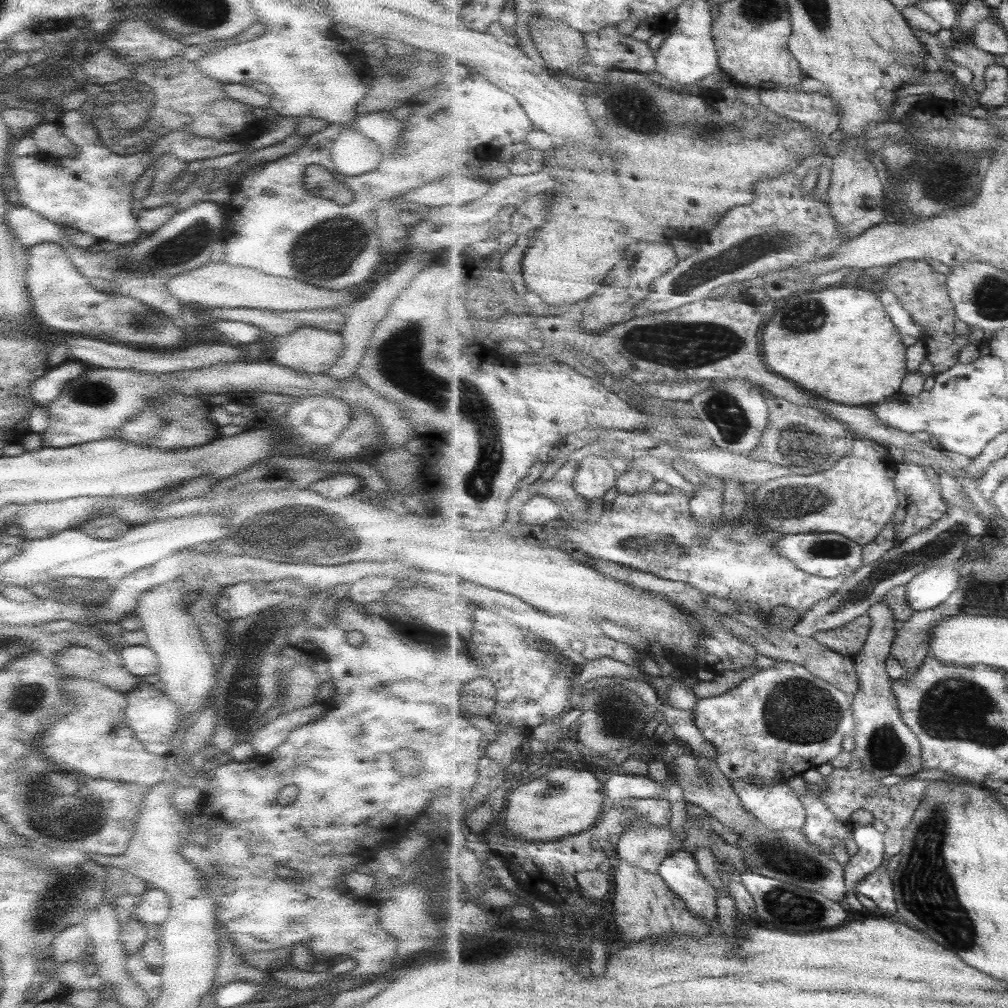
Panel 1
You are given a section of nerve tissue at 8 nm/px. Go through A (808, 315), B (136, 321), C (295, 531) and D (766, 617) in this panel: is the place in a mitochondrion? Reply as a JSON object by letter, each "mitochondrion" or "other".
{"A":"mitochondrion","B":"mitochondrion","C":"mitochondrion","D":"other"}

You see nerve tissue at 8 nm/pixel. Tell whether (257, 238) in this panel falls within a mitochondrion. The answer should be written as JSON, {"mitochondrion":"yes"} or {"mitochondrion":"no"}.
{"mitochondrion":"no"}

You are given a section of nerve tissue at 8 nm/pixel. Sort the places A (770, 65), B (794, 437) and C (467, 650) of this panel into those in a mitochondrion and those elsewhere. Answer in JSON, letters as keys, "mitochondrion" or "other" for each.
{"A":"other","B":"mitochondrion","C":"other"}

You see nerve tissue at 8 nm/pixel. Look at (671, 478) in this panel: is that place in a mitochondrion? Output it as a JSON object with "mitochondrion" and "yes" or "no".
{"mitochondrion":"no"}

